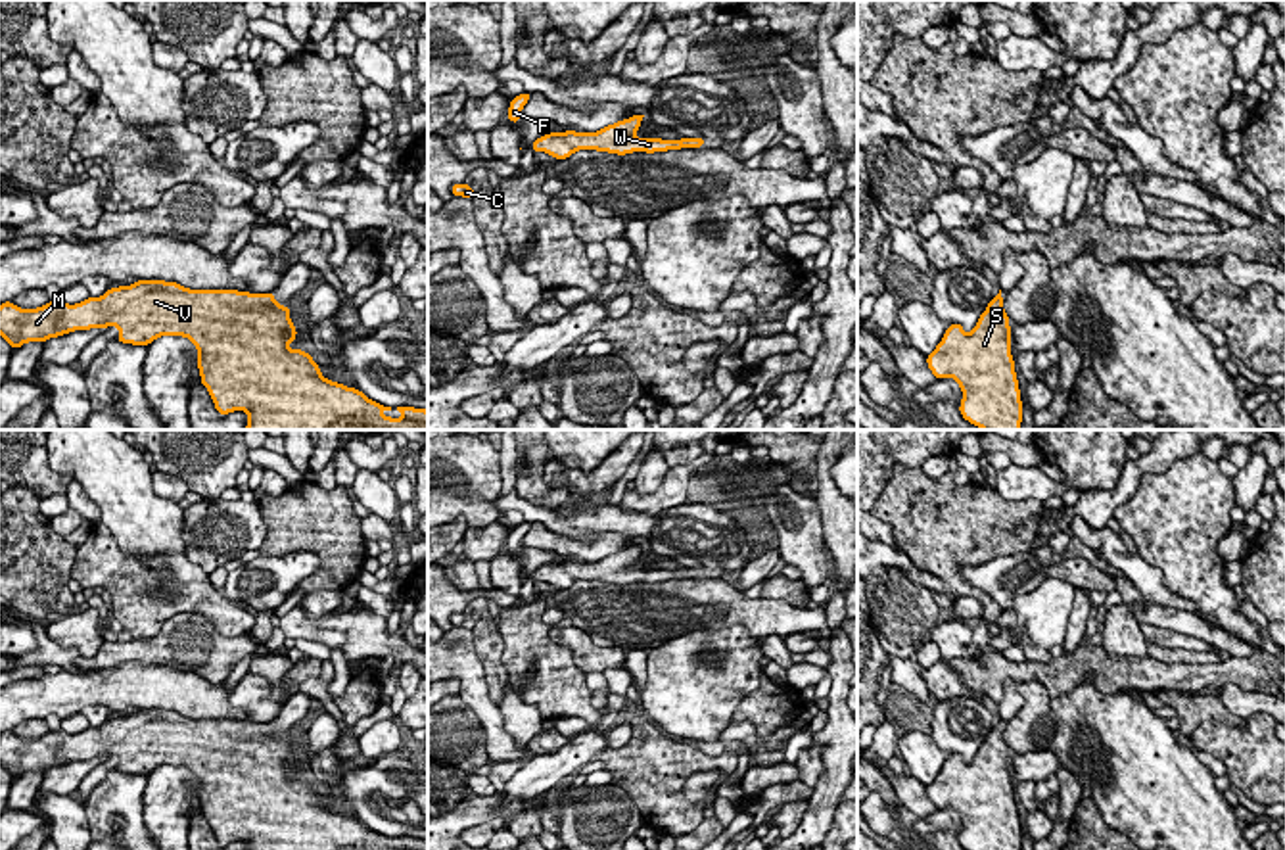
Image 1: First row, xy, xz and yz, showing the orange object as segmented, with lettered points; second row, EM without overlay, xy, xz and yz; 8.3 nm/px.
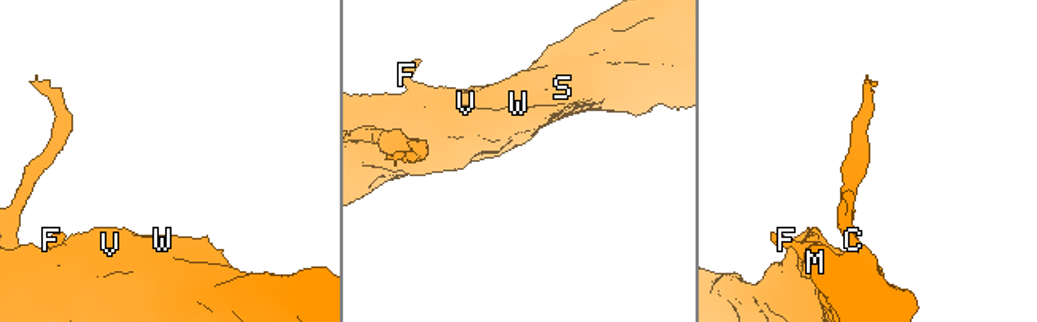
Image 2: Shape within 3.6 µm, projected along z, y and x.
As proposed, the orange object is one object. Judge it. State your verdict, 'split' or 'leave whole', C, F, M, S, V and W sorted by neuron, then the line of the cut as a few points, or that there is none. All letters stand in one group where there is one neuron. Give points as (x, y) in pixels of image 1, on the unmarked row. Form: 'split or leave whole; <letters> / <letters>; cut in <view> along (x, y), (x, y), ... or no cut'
leave whole; C F M S V W; no cut

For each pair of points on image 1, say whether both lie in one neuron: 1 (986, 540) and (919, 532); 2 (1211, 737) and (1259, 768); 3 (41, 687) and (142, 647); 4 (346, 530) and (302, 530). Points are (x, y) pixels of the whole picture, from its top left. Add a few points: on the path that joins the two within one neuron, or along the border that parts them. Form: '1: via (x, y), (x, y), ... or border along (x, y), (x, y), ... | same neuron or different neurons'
1: via (969, 532), (936, 532) | same neuron
2: via (1222, 741), (1238, 747), (1247, 756) | same neuron
3: border along (131, 661), (87, 672) | different neurons
4: via (334, 530), (313, 528) | same neuron

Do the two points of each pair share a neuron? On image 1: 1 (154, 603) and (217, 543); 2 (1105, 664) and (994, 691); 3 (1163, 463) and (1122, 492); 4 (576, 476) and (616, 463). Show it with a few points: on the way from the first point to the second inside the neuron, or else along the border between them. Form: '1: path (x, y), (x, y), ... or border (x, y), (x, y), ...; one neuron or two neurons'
1: border (185, 553), (208, 574); two neurons
2: path (1076, 668), (1067, 672), (1015, 672); one neuron
3: path (1151, 463), (1144, 465), (1128, 480); one neuron
4: path (585, 478), (601, 478), (607, 472); one neuron

